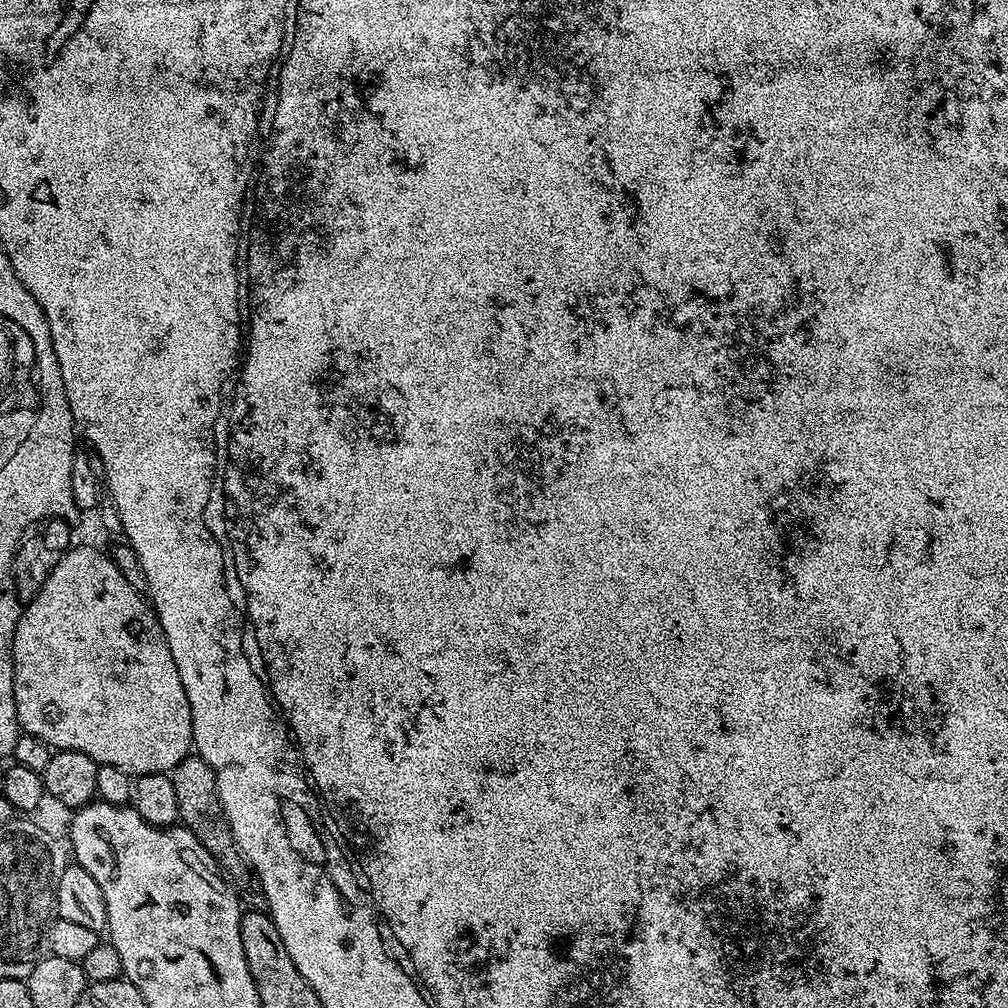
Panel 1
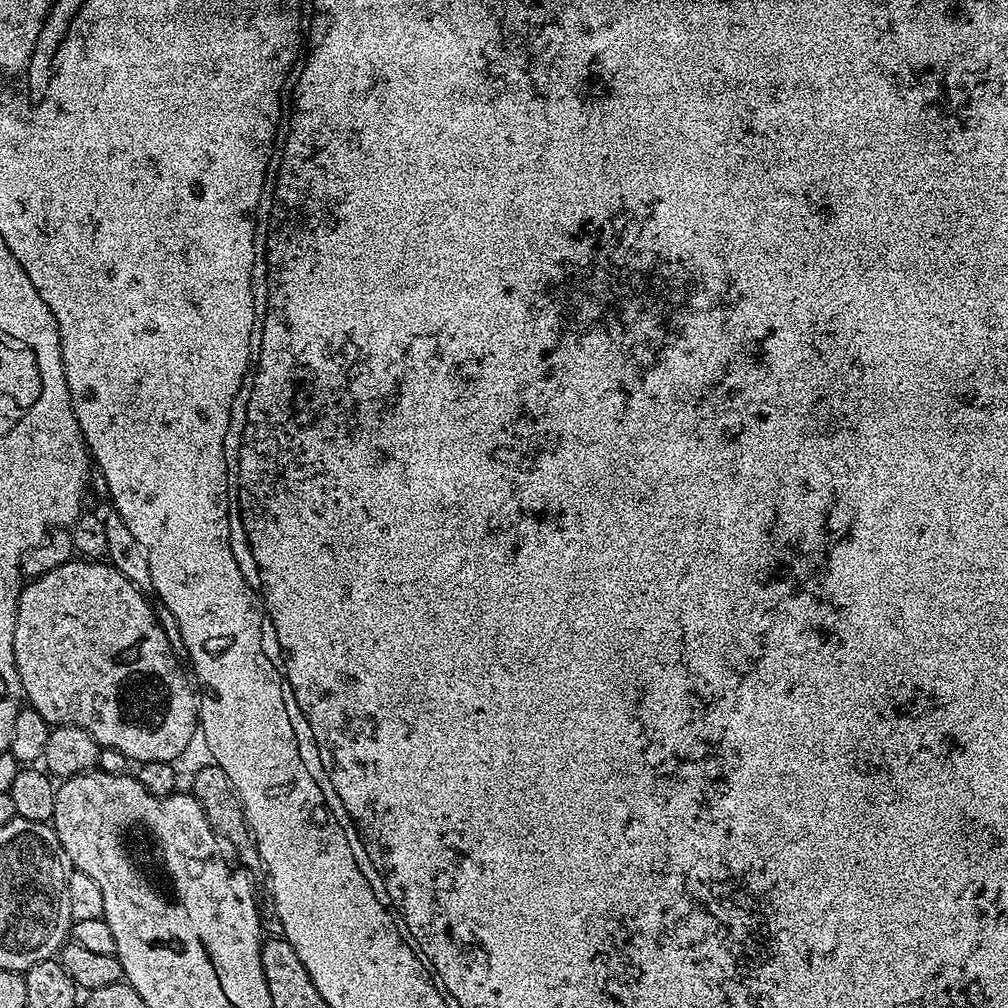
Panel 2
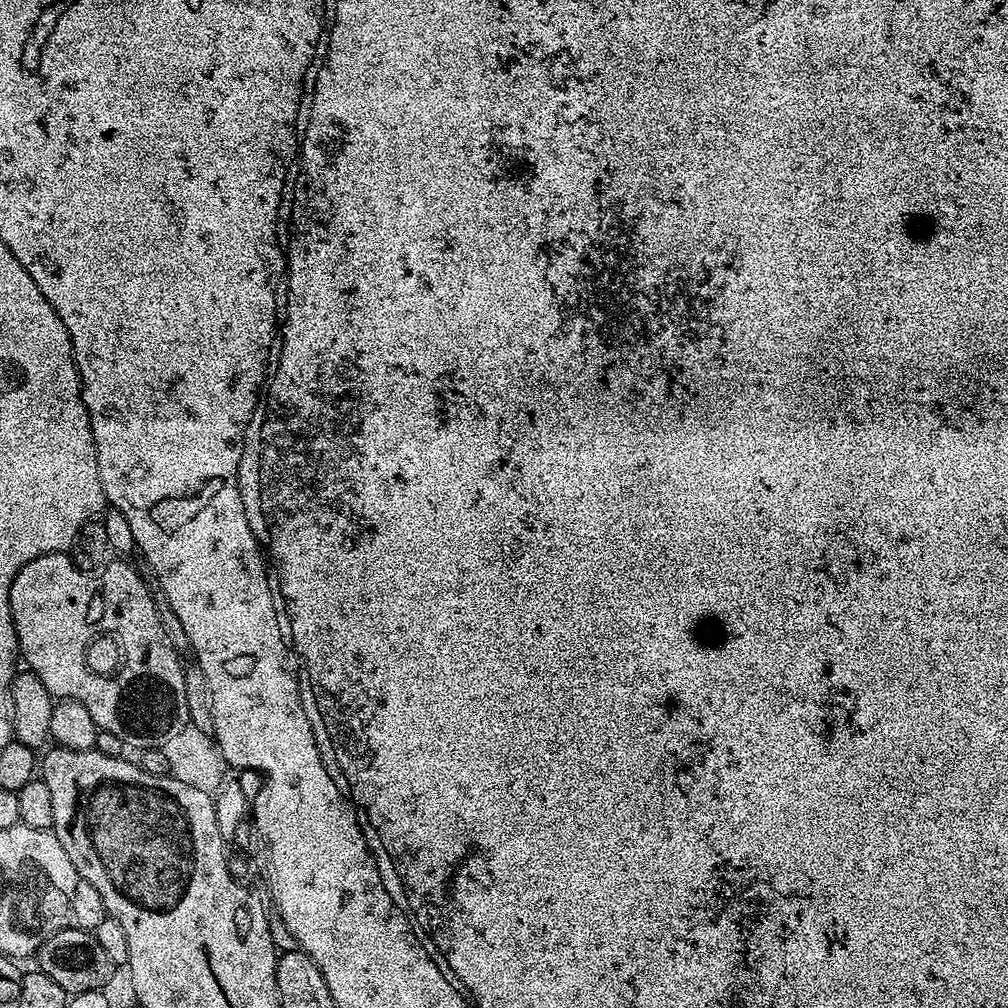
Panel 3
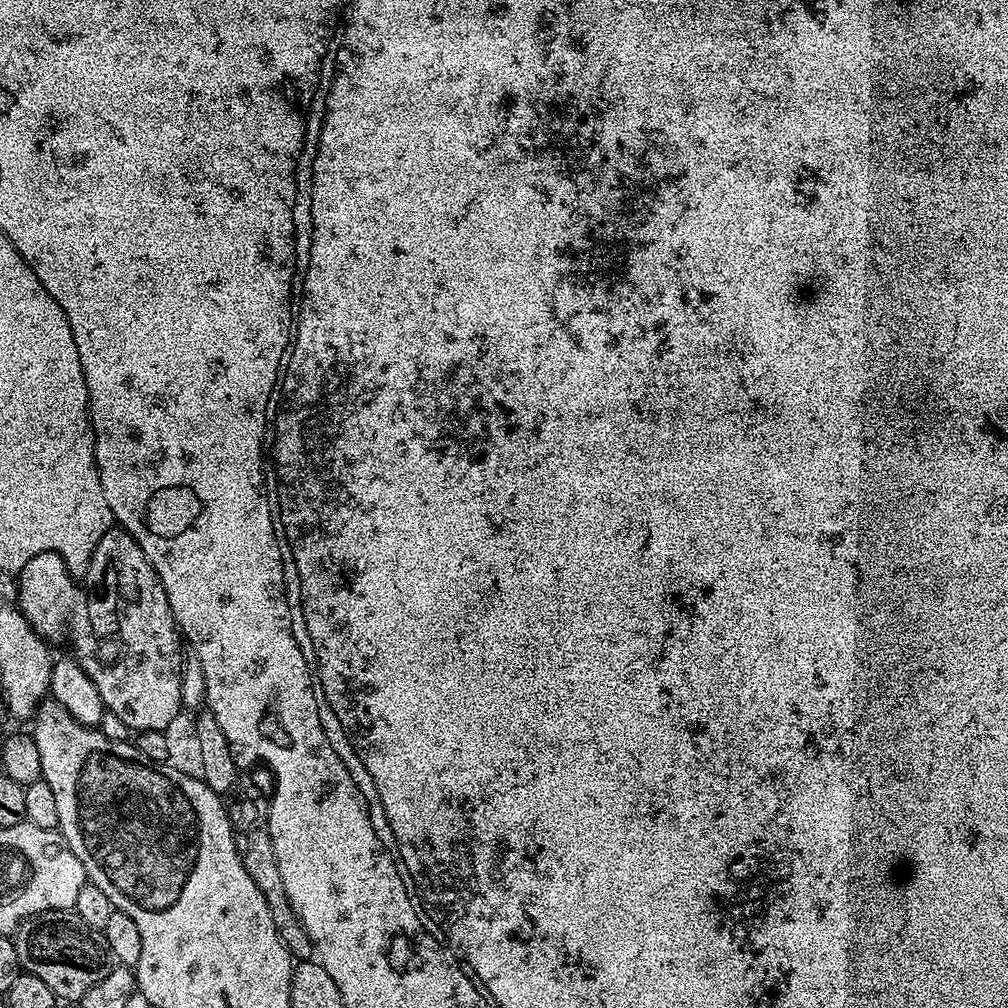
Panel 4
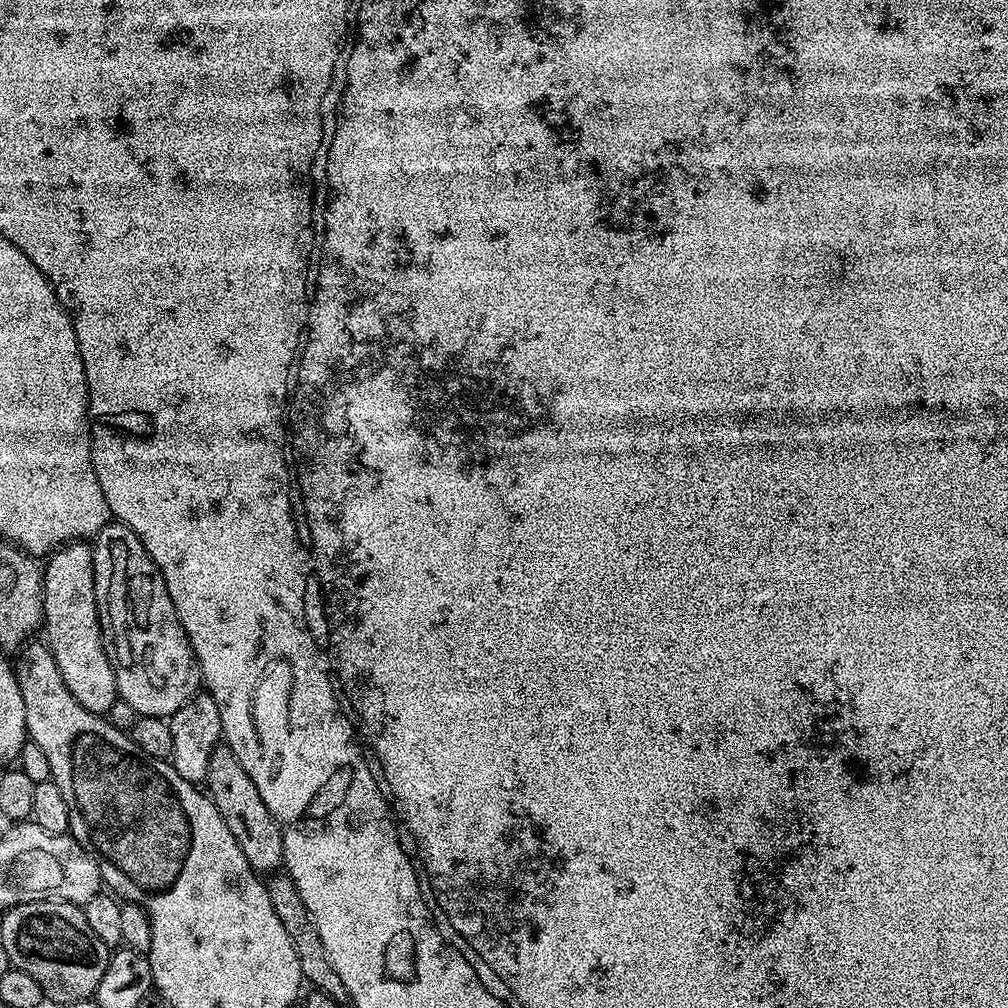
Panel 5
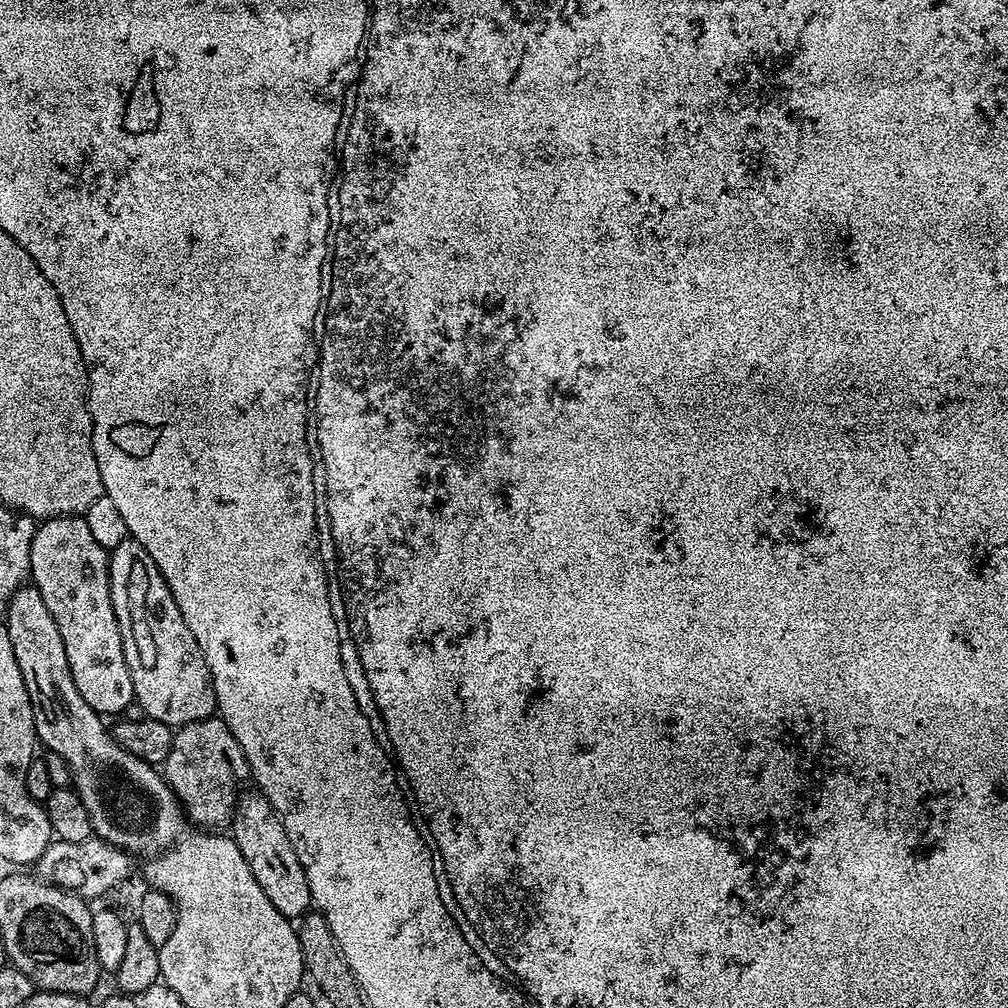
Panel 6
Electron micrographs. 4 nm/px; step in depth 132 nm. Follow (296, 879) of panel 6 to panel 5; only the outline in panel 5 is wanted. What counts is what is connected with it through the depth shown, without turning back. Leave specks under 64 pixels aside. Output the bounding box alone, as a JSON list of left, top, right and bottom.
[206,746,284,874]

